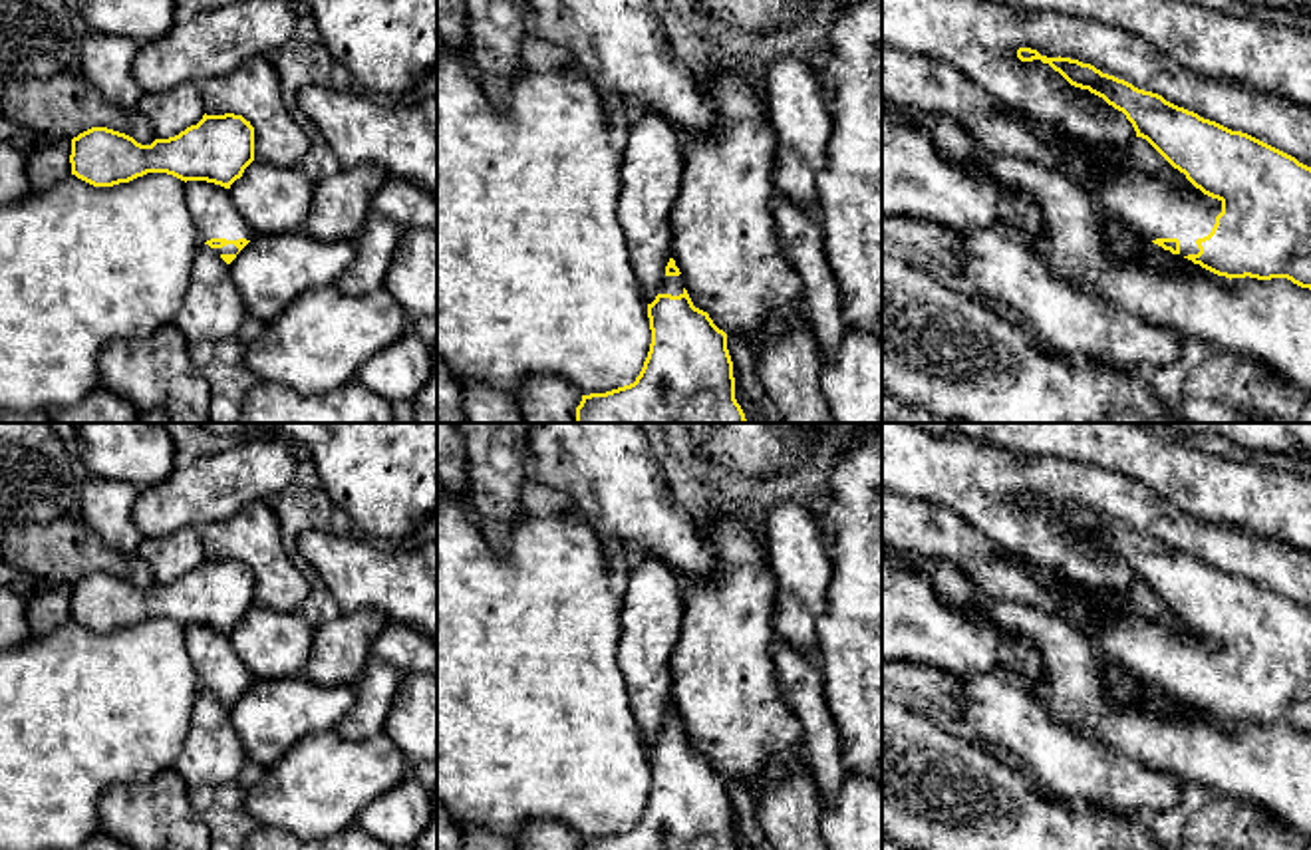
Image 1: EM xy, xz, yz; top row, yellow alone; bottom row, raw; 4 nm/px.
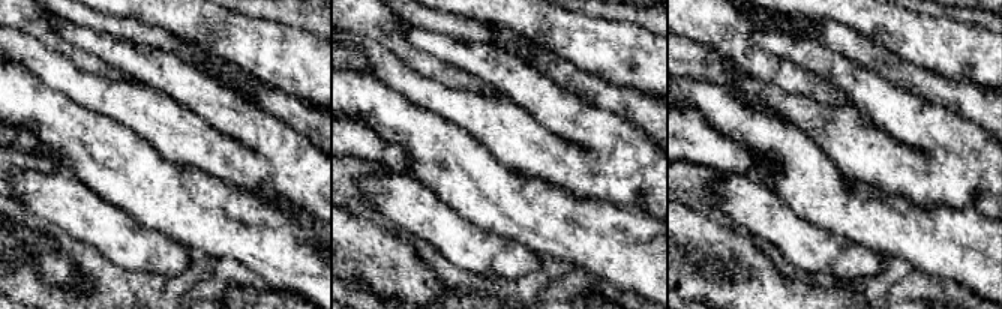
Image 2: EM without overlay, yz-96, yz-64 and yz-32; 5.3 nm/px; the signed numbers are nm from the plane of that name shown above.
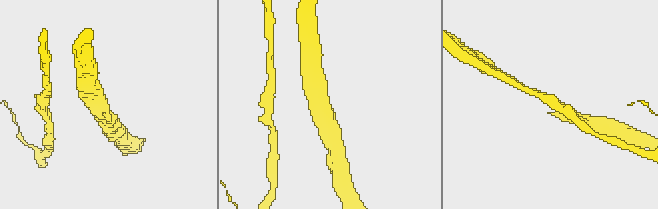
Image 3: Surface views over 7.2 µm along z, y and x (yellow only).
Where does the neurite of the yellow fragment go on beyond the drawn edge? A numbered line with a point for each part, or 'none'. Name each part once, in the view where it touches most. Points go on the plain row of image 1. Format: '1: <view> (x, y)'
1: yz (1145, 648)

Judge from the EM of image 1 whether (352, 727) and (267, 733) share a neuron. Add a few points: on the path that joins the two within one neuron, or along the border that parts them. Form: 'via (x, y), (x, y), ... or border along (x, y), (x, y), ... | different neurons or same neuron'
border along (358, 692), (332, 729), (306, 733), (291, 749) | different neurons

